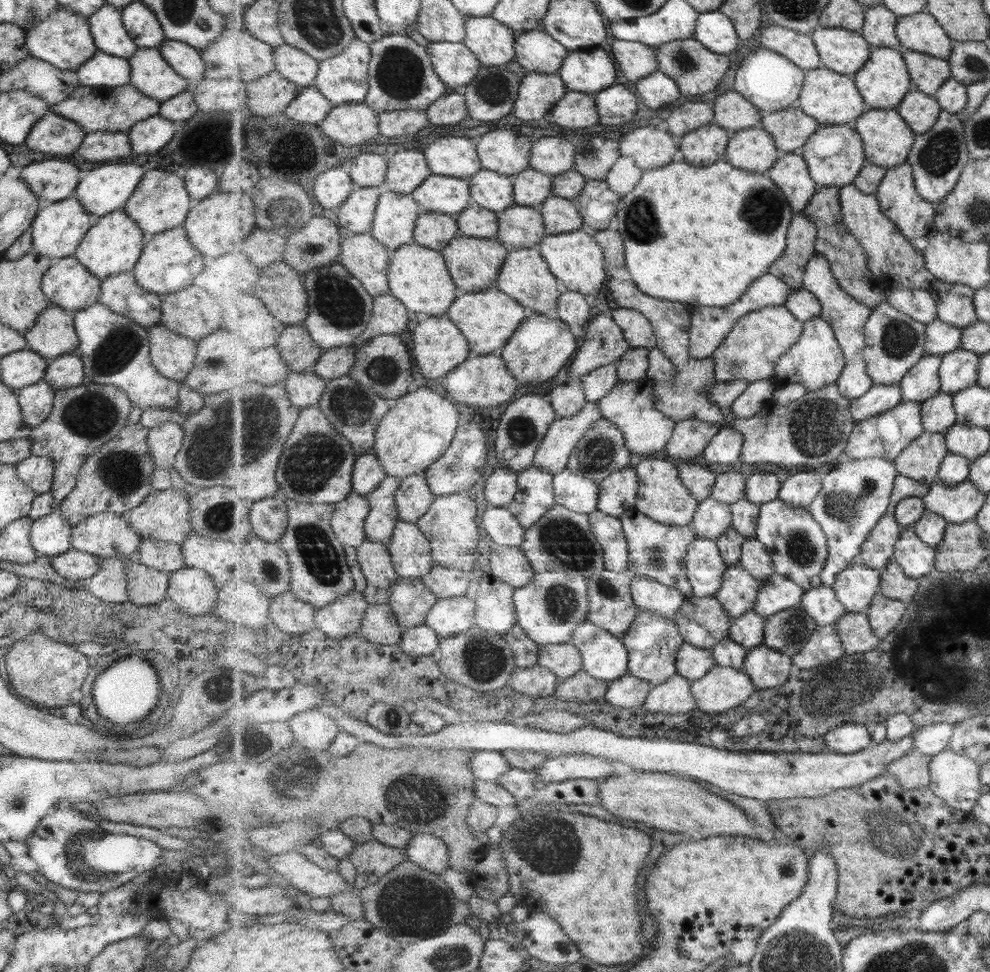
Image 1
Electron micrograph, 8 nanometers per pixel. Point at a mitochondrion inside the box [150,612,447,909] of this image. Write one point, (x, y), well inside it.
(288, 778)

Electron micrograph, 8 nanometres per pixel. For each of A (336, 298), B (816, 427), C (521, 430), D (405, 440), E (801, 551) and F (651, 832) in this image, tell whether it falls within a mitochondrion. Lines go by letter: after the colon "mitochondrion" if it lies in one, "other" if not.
A: mitochondrion
B: mitochondrion
C: mitochondrion
D: other
E: mitochondrion
F: other

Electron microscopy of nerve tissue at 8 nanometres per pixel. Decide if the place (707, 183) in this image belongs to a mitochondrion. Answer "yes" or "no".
no

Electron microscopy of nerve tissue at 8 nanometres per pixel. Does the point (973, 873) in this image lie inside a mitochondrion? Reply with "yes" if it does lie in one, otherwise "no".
no

